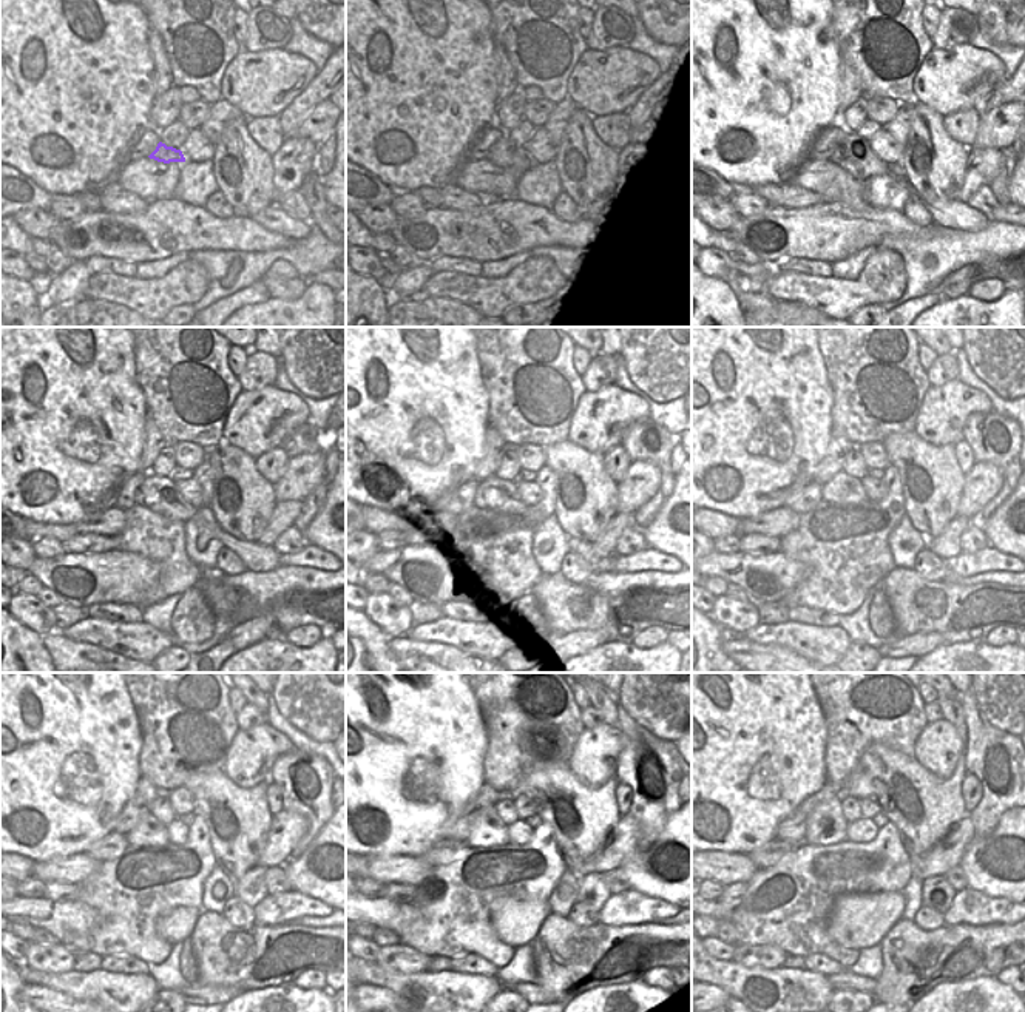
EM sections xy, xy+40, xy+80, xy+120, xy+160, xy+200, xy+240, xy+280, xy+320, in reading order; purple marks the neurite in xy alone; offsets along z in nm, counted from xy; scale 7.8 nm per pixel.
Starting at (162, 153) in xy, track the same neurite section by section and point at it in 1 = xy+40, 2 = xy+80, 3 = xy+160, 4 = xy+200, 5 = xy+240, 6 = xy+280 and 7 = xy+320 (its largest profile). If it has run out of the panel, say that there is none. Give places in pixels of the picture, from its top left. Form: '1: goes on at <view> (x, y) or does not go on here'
1: goes on at xy+40 (505, 153)
2: goes on at xy+80 (852, 153)
3: goes on at xy+160 (494, 492)
4: goes on at xy+200 (843, 489)
5: goes on at xy+240 (148, 832)
6: goes on at xy+280 (490, 830)
7: goes on at xy+320 (826, 824)

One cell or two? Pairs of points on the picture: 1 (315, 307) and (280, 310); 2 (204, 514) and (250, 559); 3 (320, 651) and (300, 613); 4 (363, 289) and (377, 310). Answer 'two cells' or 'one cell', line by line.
1: one cell
2: one cell
3: two cells
4: one cell

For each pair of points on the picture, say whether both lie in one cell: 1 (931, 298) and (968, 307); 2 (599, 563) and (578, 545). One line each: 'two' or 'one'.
1: two
2: one

